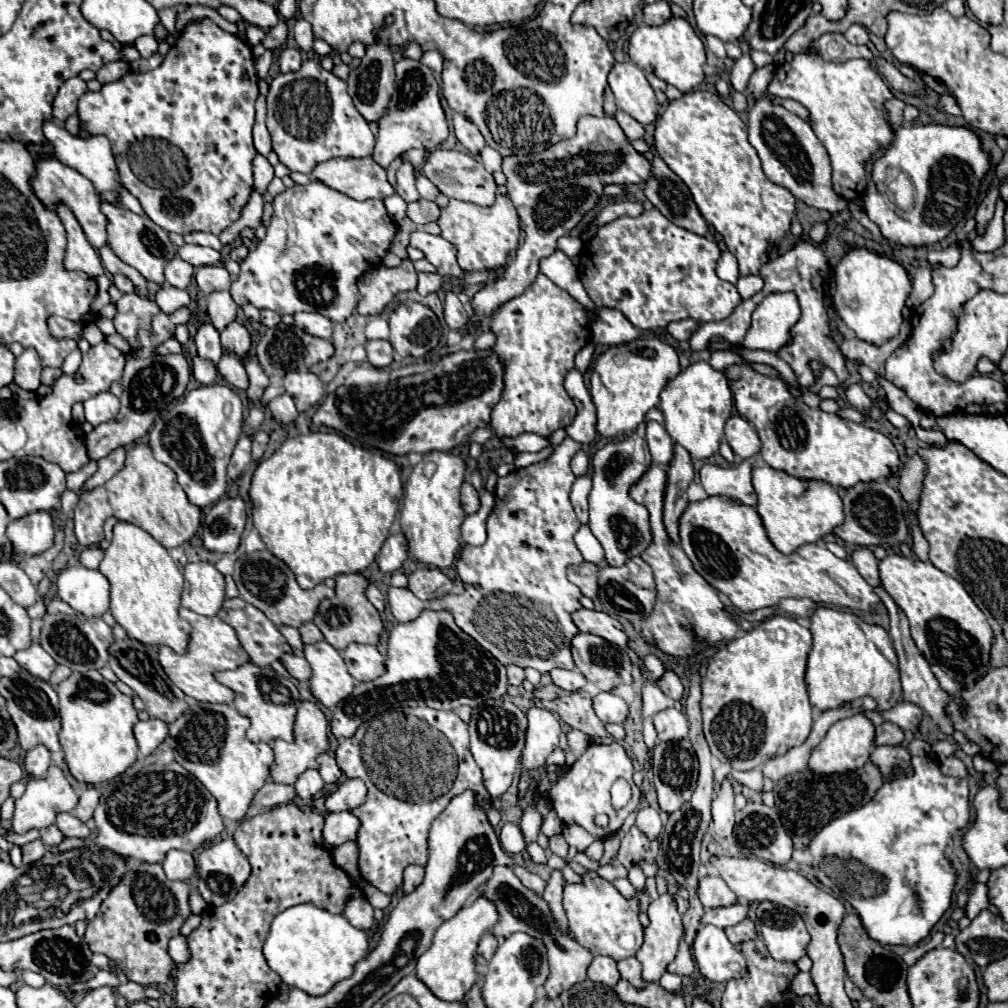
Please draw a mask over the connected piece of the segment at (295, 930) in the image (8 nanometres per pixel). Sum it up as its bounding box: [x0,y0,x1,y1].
[264,904,368,996]

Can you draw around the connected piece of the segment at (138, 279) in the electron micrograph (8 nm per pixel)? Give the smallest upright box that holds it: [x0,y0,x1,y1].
[98,244,146,296]

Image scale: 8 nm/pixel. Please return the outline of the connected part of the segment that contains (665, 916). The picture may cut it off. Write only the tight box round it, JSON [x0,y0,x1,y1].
[636,894,682,982]

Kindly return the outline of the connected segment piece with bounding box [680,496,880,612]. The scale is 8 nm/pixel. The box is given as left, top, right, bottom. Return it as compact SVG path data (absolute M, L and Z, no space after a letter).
M710 496L702 502L688 504L684 514L680 516L680 548L692 560L694 570L718 592L726 594L728 600L742 612L754 612L760 608L776 606L780 598L810 598L814 602L842 606L850 610L866 612L872 604L878 604L880 598L872 592L872 586L856 572L856 568L848 560L840 560L828 552L822 544L804 544L796 552L784 556L774 548L768 540L766 530L758 512L744 504L734 504L722 496Z

